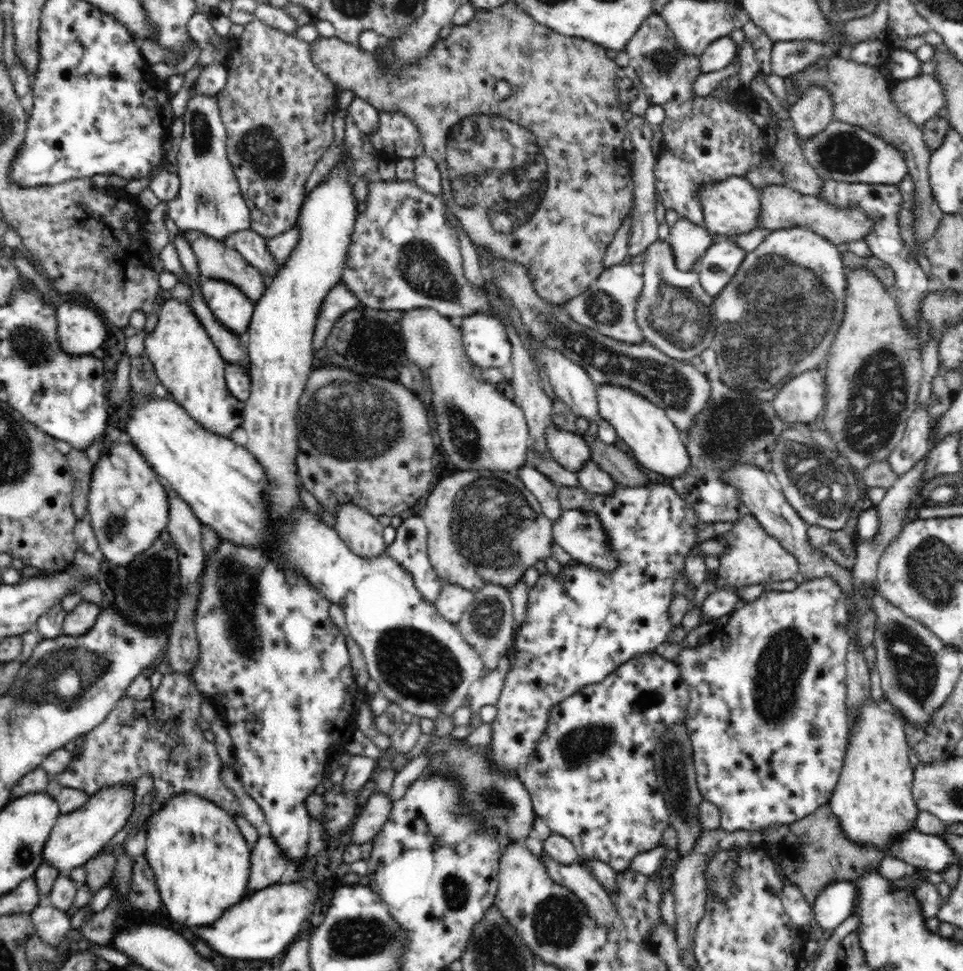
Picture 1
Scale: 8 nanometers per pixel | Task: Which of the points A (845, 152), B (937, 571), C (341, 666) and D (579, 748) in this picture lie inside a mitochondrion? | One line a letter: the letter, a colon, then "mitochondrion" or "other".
A: mitochondrion
B: mitochondrion
C: other
D: mitochondrion

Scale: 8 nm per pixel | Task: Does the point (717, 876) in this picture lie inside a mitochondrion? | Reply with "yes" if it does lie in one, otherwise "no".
yes

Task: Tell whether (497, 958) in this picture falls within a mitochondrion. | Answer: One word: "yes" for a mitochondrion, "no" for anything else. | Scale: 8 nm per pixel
yes

